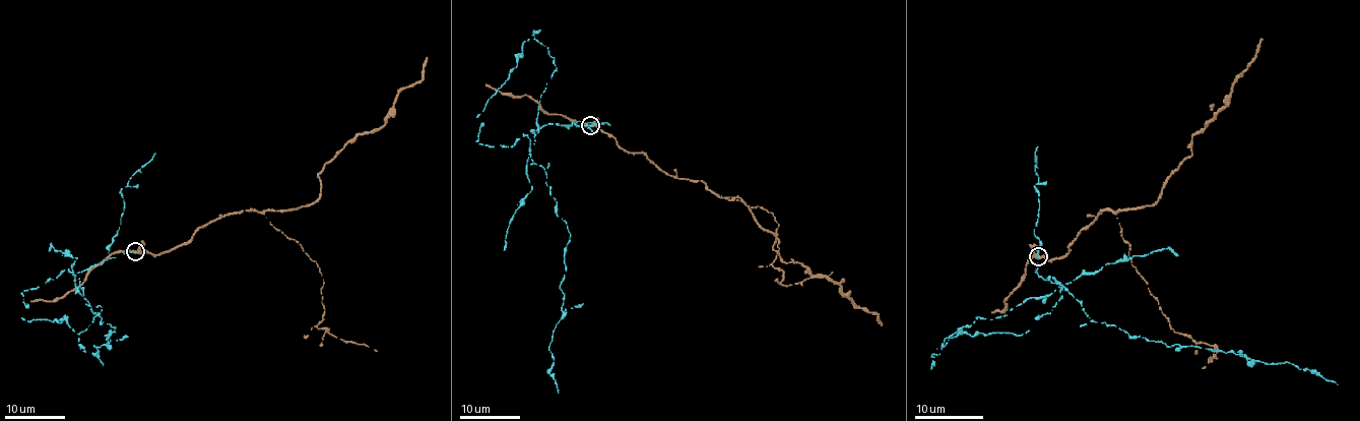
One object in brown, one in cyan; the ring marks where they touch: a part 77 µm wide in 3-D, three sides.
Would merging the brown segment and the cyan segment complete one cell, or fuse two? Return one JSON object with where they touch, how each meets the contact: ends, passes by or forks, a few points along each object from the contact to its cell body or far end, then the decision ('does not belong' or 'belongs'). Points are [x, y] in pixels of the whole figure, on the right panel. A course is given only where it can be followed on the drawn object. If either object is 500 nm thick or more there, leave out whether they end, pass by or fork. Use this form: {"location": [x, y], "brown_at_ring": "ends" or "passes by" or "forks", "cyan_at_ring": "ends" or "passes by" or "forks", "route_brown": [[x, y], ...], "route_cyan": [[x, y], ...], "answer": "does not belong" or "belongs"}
{"location": [1038, 256], "brown_at_ring": "forks", "cyan_at_ring": "ends", "route_brown": [[1038, 256], [1063, 256], [1101, 211], [1154, 203], [1164, 182], [1191, 155], [1191, 139], [1225, 105], [1263, 39]], "route_cyan": [[1038, 256], [1036, 272], [1061, 284], [1091, 319], [1176, 347], [1244, 354], [1268, 364], [1290, 362], [1338, 384]], "answer": "does not belong"}

